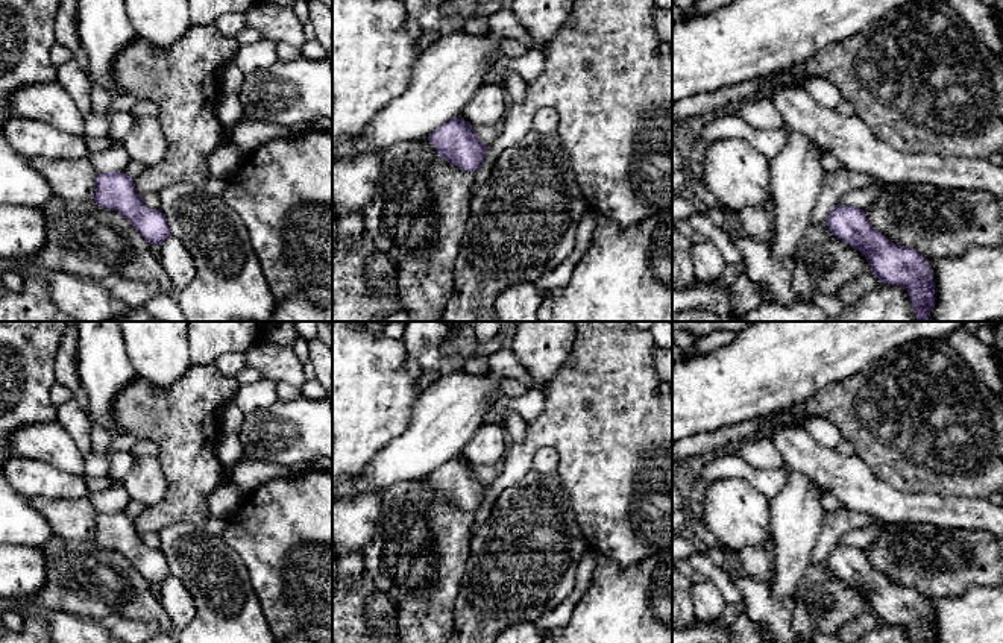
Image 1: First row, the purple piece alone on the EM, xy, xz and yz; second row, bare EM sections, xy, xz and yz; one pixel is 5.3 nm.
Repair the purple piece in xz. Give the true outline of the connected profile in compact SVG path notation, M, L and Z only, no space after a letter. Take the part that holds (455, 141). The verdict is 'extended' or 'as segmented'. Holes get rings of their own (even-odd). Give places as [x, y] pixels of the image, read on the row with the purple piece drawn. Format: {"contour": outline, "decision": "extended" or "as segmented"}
{"contour": "M458 117L435 129L428 141L449 164L472 173L483 165L489 149L478 140L470 123L461 121Z", "decision": "as segmented"}

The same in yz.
{"contour": "M838 203L825 224L836 238L865 255L880 282L904 287L917 320L929 322L935 306L935 282L927 258L915 249L891 243L873 227L860 208Z", "decision": "as segmented"}

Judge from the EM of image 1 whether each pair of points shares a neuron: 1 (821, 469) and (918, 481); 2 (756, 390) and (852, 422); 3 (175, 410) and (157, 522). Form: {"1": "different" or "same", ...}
{"1": "different", "2": "different", "3": "same"}

